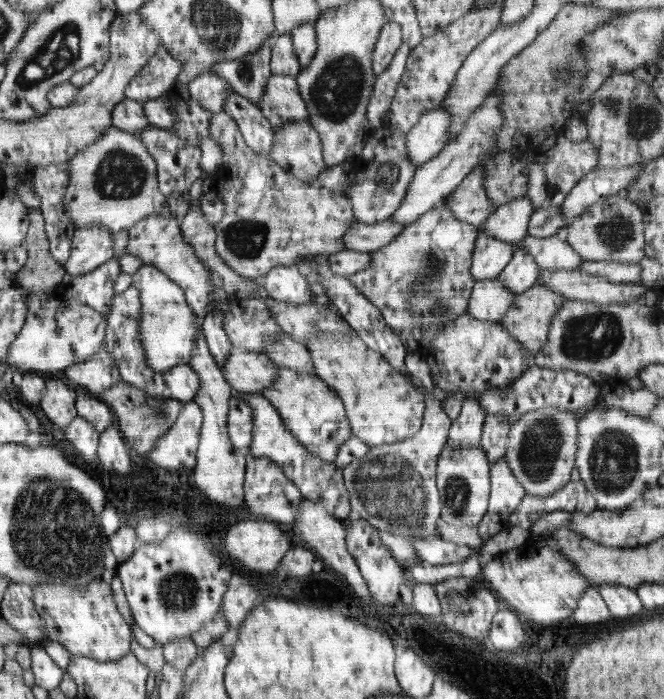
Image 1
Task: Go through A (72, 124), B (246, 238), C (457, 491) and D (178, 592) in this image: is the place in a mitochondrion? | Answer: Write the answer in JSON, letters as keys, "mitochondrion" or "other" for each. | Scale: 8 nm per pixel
{"A":"other","B":"mitochondrion","C":"mitochondrion","D":"mitochondrion"}

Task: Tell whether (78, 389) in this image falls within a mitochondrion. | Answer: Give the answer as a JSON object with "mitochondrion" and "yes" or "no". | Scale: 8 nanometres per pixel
{"mitochondrion":"no"}

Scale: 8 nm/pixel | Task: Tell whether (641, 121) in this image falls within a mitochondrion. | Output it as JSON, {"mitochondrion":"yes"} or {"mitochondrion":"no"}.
{"mitochondrion":"yes"}

